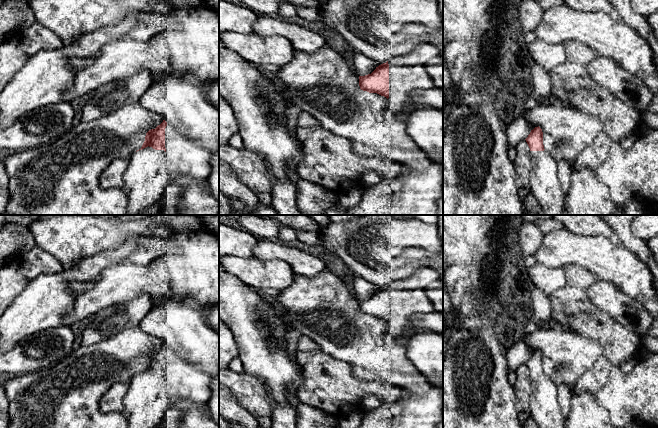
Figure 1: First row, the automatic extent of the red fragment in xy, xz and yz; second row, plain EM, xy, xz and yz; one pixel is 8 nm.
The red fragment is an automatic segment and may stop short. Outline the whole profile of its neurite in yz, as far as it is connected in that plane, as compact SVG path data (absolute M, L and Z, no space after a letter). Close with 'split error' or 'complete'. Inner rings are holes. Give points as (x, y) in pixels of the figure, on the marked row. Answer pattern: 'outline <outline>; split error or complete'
outline M538 126L525 139L531 154L530 186L545 215L564 215L565 193L558 179L557 161L544 149Z; split error

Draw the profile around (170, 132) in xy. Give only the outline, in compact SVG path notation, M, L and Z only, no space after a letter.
M167 123L165 128L165 148L177 146L177 133L178 131L170 123Z

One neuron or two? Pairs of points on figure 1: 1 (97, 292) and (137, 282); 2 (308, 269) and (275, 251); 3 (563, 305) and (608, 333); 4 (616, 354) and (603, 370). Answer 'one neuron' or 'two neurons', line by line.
1: one neuron
2: one neuron
3: one neuron
4: two neurons

